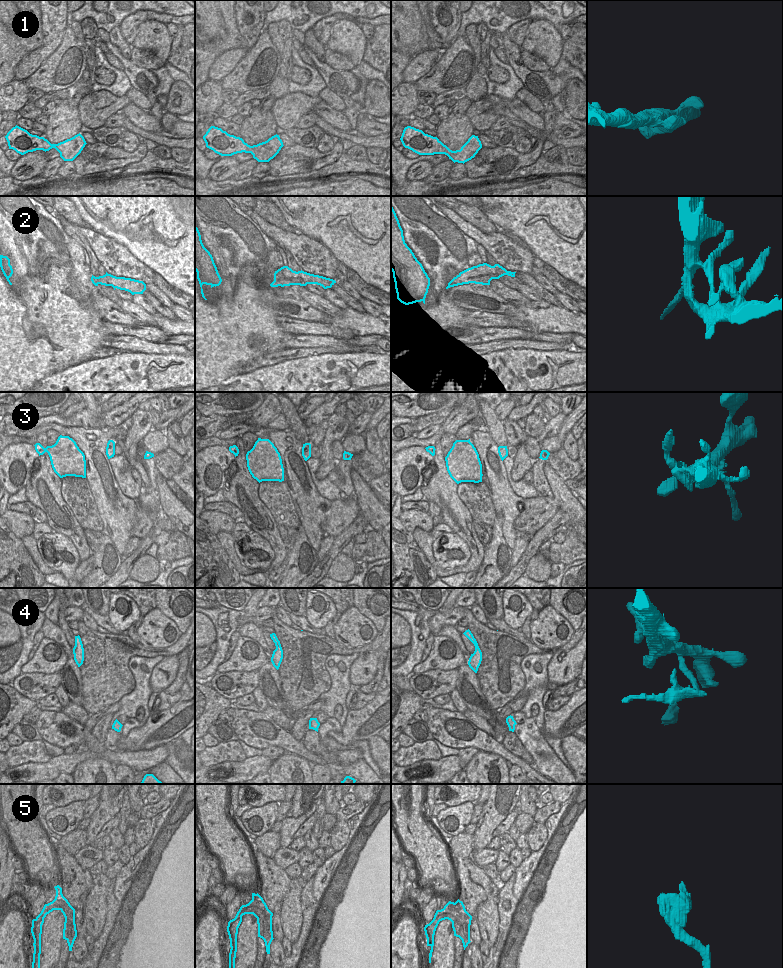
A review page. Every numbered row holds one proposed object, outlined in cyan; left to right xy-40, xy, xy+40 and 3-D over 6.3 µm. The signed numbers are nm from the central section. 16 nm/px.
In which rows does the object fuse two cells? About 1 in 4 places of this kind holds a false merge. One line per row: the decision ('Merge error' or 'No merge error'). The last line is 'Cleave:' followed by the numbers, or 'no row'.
1: No merge error
2: Merge error
3: No merge error
4: Merge error
5: No merge error
Cleave: 2, 4

